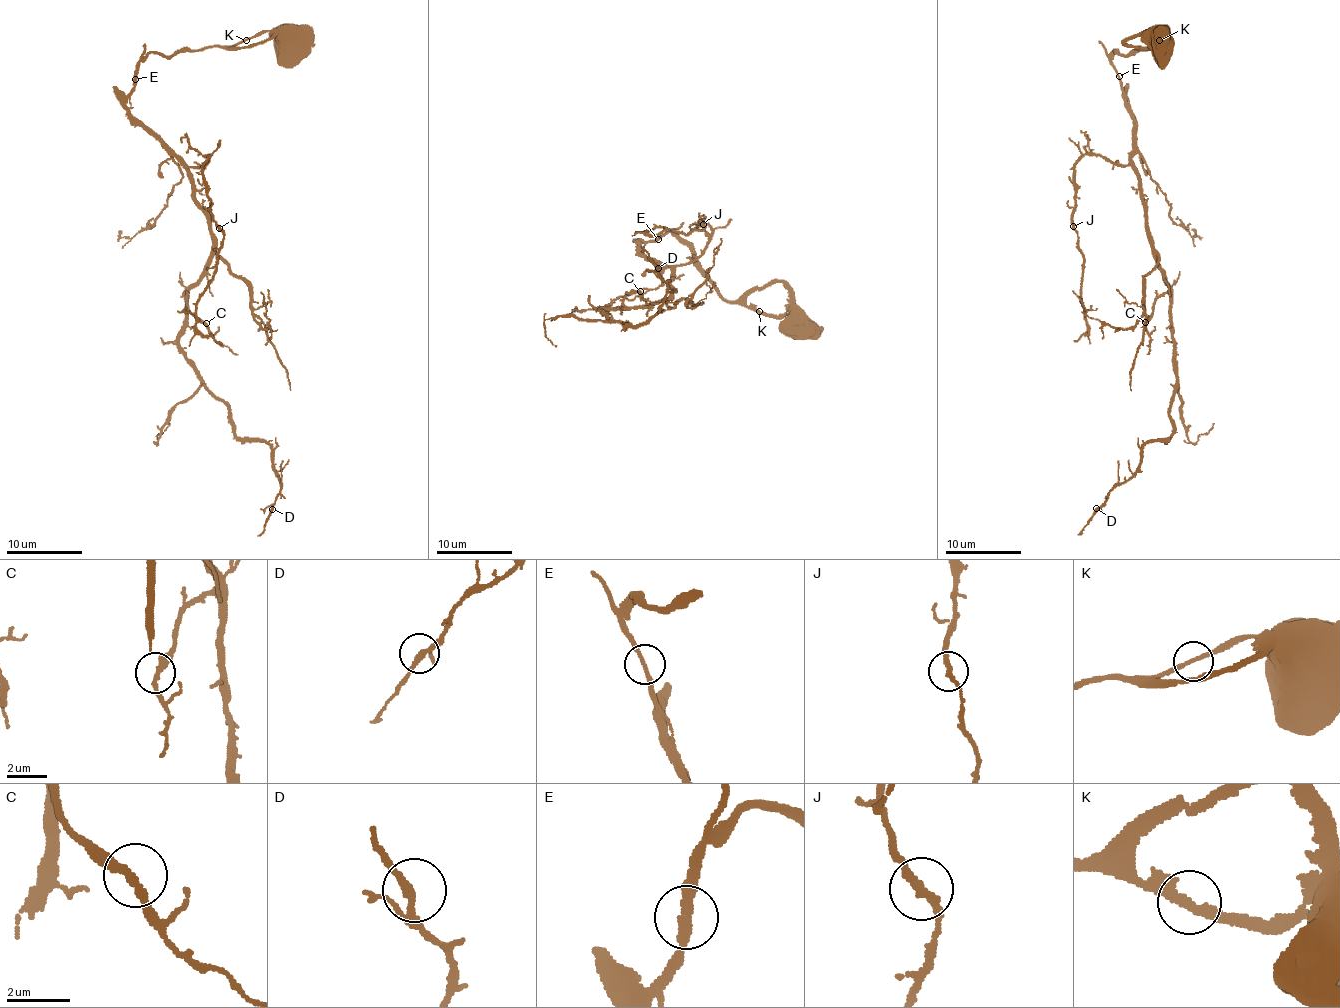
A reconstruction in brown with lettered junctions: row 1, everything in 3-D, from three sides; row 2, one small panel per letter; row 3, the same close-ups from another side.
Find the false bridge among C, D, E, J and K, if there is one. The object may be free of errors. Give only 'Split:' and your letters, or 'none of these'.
Split: none of these

